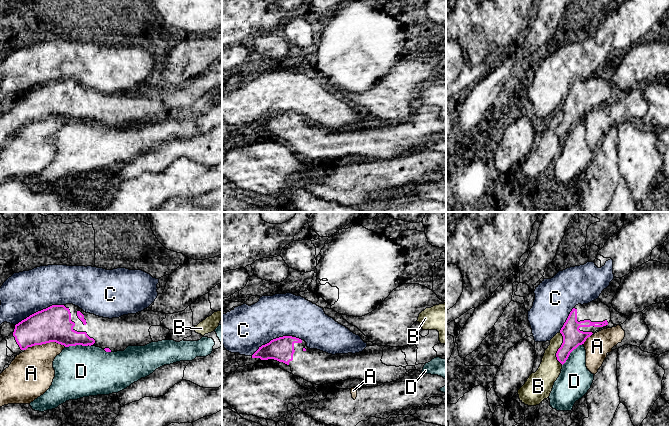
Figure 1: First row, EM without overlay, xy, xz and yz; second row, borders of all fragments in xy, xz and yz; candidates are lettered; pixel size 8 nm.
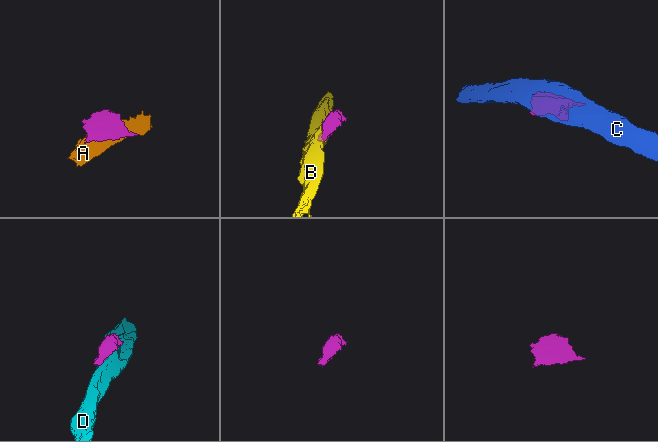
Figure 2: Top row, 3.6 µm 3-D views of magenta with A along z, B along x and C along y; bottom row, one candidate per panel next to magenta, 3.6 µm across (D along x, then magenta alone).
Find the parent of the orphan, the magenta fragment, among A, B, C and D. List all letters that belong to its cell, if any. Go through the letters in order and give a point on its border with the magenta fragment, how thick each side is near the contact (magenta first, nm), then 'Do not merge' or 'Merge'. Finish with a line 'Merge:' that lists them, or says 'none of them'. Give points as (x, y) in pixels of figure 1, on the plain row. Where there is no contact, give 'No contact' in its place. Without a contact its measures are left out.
A: Touches magenta at xy (47, 118). Thickness 280 nm (magenta) against 320 nm. Do not merge
B: Touches magenta at yz (559, 124). Thickness 160 nm (magenta) against 180 nm. Do not merge
C: Touches magenta at xz (271, 116). Thickness 190 nm (magenta) against 380 nm. Do not merge
D: Touches magenta at xy (77, 120). Thickness 280 nm (magenta) against 420 nm. Do not merge
Merge: none of them

